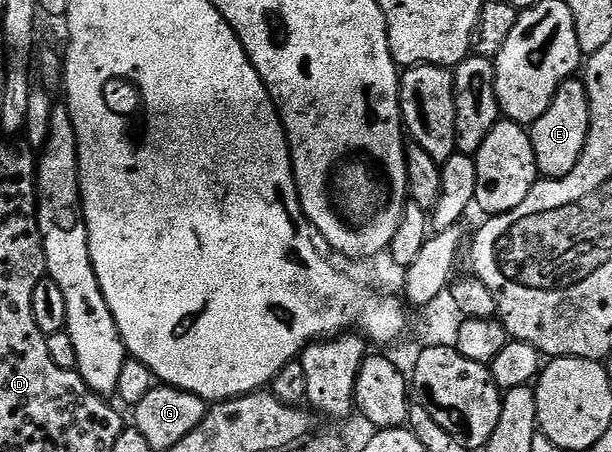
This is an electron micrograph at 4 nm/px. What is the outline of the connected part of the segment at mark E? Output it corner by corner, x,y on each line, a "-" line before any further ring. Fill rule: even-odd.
585,80
565,81
556,91
548,111
544,111
544,115
540,115
540,119
536,119
528,129
539,174
546,179
567,177
584,151
589,130
590,100

